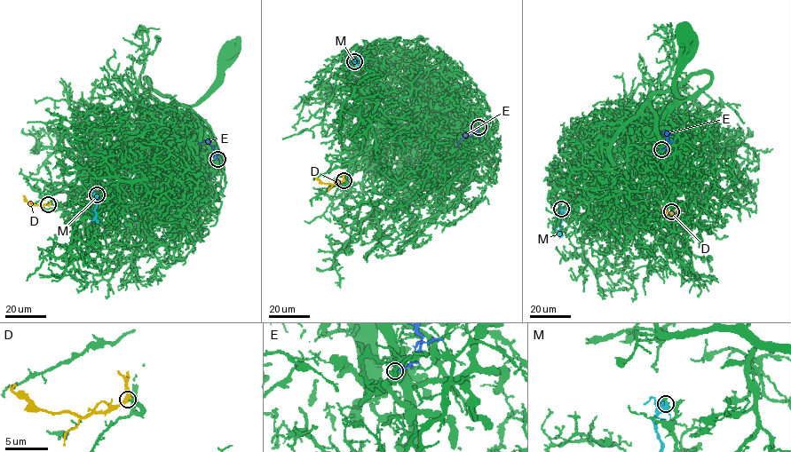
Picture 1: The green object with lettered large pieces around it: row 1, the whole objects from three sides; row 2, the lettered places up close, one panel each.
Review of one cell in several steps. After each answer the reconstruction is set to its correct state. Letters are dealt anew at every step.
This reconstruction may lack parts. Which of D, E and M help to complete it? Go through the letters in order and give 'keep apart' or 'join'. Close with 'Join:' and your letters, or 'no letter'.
D: join
E: keep apart
M: keep apart
Join: D

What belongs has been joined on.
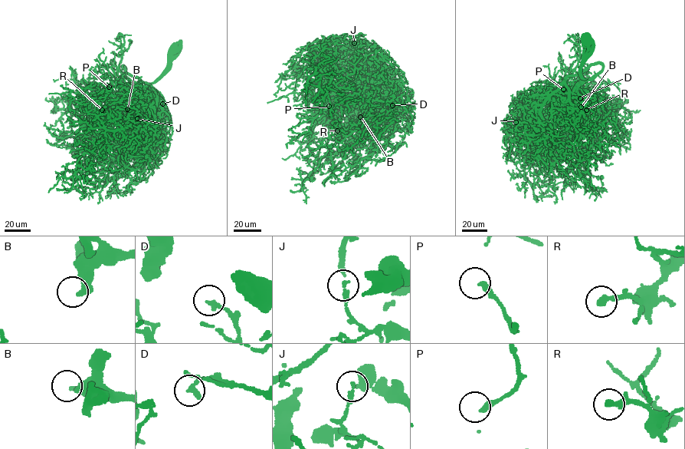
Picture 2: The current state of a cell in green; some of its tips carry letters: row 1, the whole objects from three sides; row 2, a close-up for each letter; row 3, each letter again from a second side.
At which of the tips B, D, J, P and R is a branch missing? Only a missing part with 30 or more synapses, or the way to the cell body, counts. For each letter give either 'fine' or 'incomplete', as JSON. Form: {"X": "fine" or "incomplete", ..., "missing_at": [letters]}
{"B": "fine", "D": "fine", "J": "fine", "P": "fine", "R": "fine", "missing_at": []}

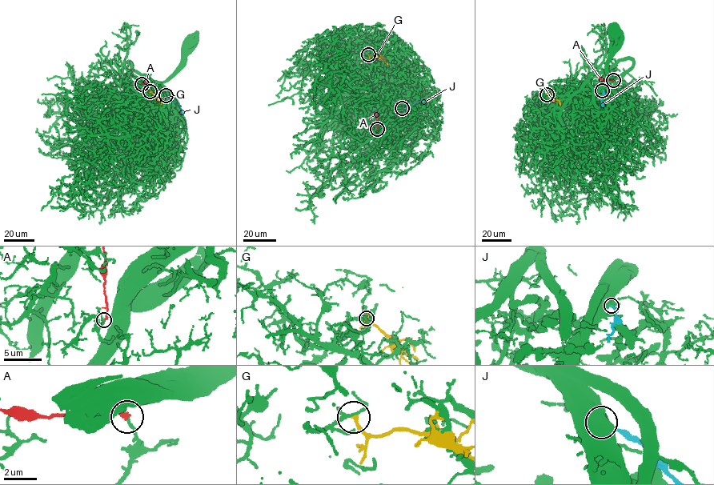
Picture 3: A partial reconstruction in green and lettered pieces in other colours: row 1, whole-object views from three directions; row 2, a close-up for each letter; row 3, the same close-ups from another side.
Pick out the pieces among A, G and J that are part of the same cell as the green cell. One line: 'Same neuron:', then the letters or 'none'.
Same neuron: none

